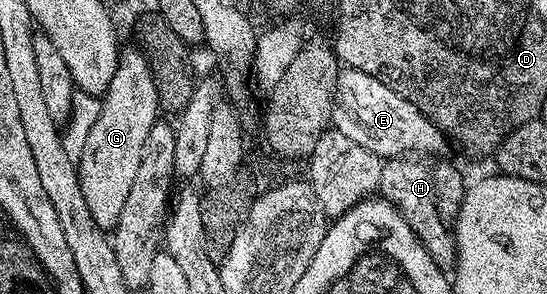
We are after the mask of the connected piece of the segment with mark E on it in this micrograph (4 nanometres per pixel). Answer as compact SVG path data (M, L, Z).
M345 67L336 72L331 123L339 133L351 137L356 144L363 145L365 149L380 157L405 157L410 153L425 153L421 151L441 151L445 143L447 144L446 136L418 107L411 105L405 97L399 97L399 93L383 85L383 81L375 81L371 73L357 71L354 67Z

